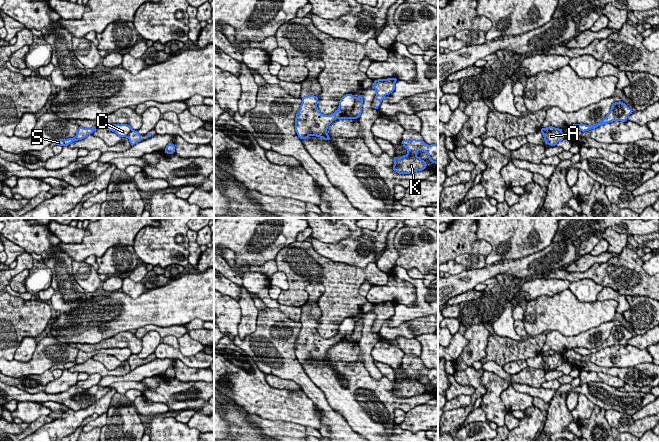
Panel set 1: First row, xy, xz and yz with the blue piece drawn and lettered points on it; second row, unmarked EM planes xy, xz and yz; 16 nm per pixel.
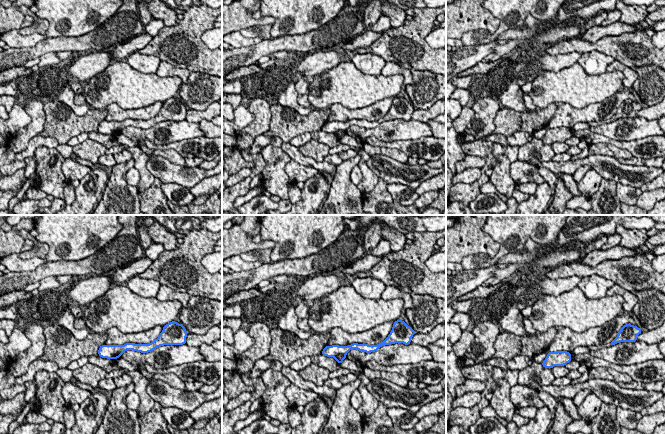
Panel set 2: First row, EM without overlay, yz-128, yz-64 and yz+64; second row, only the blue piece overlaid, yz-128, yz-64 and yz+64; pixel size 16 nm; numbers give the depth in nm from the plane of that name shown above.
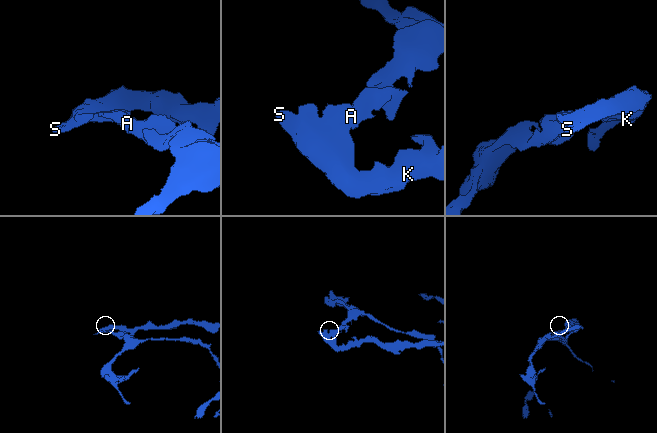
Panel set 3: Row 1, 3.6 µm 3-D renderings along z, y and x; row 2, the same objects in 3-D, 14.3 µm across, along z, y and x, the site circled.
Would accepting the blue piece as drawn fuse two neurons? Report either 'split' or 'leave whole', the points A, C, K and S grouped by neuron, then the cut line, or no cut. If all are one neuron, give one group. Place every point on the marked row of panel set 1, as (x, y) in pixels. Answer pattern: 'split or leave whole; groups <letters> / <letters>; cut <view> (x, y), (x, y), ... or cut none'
split; groups A / C K S; cut xz (355, 98), (352, 117)

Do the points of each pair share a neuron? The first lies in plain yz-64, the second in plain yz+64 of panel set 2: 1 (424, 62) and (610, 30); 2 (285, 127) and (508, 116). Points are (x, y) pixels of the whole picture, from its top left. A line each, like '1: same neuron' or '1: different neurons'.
1: different neurons
2: same neuron

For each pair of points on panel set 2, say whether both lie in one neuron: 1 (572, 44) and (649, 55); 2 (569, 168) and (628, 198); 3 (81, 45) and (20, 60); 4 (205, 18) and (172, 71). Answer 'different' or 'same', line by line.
1: same
2: different
3: same
4: different

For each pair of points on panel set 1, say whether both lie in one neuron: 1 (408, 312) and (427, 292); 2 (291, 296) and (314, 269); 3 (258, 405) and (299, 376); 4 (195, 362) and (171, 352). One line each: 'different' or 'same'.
1: same
2: same
3: different
4: same

